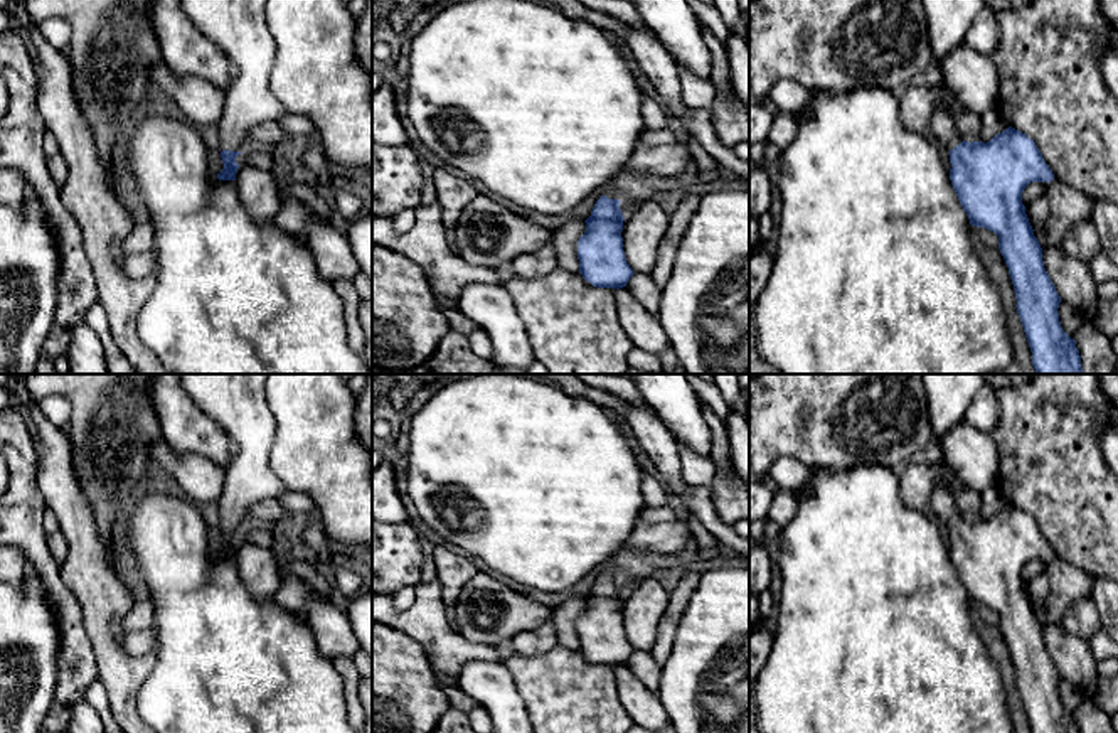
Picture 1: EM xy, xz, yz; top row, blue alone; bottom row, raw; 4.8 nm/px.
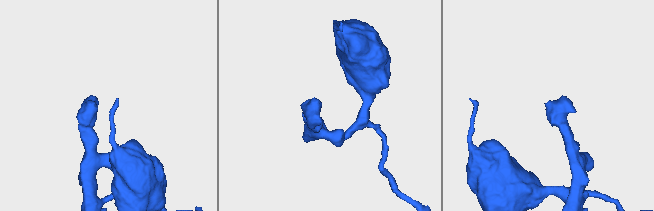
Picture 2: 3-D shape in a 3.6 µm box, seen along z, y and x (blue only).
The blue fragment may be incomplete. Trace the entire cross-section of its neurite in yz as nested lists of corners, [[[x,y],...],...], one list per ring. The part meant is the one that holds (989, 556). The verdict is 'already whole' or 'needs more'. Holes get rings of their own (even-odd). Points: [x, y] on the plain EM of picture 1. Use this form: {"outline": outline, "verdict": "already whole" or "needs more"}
{"outline": [[[940,480],[933,490],[929,514],[950,529],[950,558],[970,602],[985,605],[998,613],[998,627],[1009,645],[1015,667],[1017,691],[1020,694],[1032,733],[1079,733],[1076,718],[1071,716],[1059,699],[1061,674],[1051,659],[1042,625],[1022,581],[1022,570],[1030,559],[1051,559],[1054,551],[1044,539],[1035,519],[1025,511],[1009,504],[990,519],[965,519],[956,507],[956,492],[951,480]]], "verdict": "needs more"}

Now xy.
{"outline": [[[177,374],[182,388],[197,403],[197,406],[216,421],[237,448],[231,457],[222,480],[222,494],[217,511],[221,521],[221,536],[224,546],[217,551],[219,558],[236,558],[236,534],[248,522],[249,509],[264,500],[278,499],[286,489],[269,463],[269,452],[274,441],[276,423],[268,406],[266,379],[268,374]]], "verdict": "needs more"}

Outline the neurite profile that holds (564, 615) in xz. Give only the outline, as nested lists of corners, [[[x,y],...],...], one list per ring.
[[[584,597],[571,598],[552,608],[552,622],[556,627],[557,645],[566,649],[579,649],[578,618],[586,608]]]

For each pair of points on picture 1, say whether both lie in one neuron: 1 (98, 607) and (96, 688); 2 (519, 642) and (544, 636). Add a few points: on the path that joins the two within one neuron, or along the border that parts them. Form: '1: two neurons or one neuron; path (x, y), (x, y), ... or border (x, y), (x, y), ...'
1: two neurons; border (98, 679), (113, 715)
2: one neuron; path (526, 642), (537, 642)

